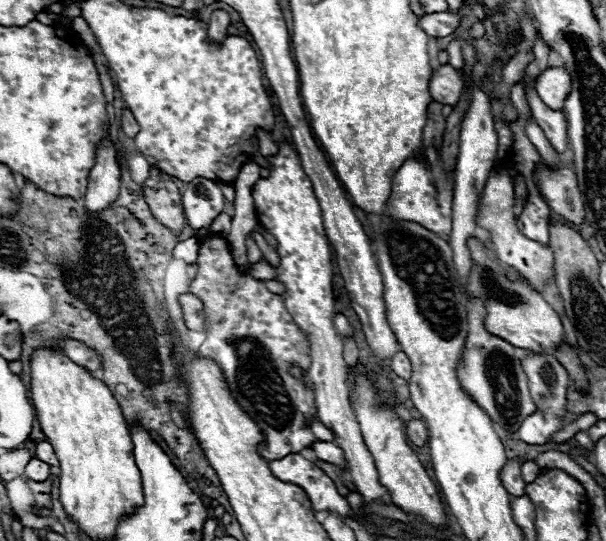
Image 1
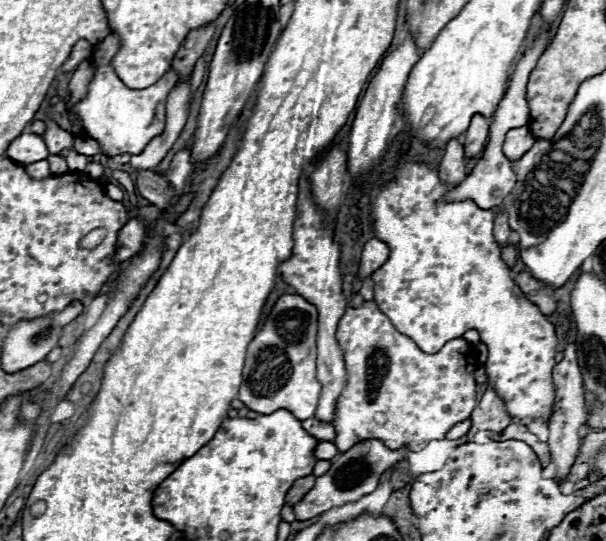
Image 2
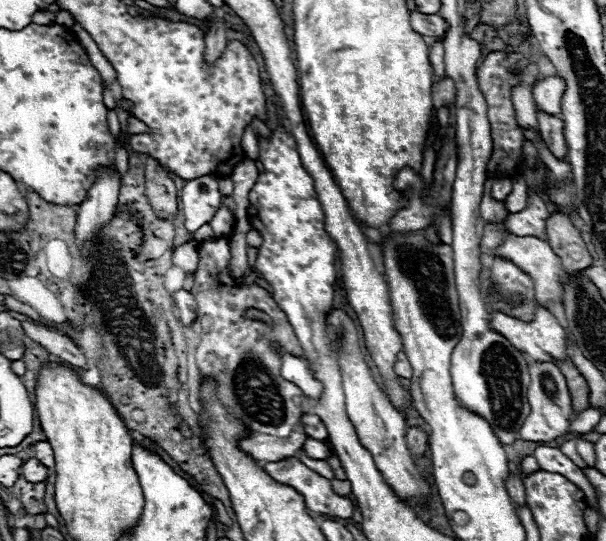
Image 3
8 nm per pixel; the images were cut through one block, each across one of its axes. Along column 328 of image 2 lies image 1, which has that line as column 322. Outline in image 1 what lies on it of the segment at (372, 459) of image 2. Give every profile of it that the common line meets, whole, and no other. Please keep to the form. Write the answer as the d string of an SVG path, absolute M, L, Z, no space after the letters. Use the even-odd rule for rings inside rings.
M288 454L282 460L272 460L270 470L276 478L304 488L316 512L318 510L330 510L338 514L350 512L350 506L346 498L338 494L334 480L326 476L326 472L318 468L314 462L306 460L302 454Z

